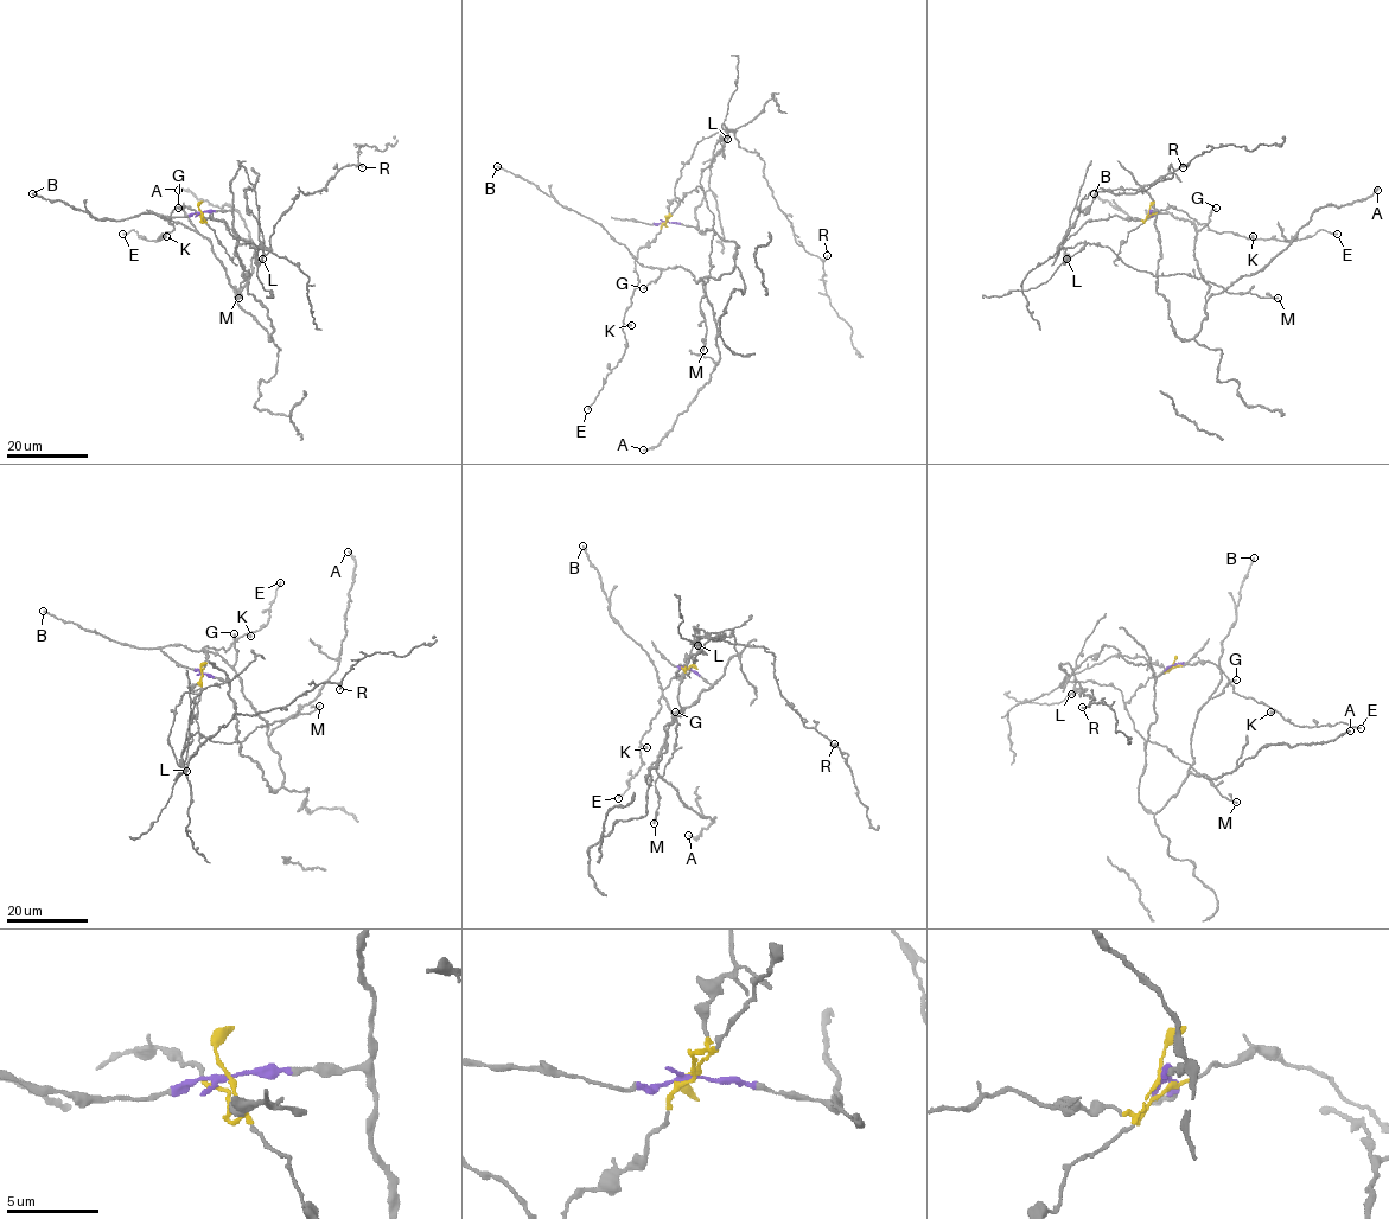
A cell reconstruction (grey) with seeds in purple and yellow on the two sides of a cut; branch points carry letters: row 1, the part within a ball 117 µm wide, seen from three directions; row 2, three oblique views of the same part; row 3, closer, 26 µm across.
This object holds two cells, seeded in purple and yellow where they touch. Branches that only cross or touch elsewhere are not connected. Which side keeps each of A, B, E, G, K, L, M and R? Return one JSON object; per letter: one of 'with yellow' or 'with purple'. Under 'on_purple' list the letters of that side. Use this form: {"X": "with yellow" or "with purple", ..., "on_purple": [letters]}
{"A": "with purple", "B": "with purple", "E": "with yellow", "G": "with purple", "K": "with yellow", "L": "with yellow", "M": "with yellow", "R": "with yellow", "on_purple": ["A", "B", "G"]}

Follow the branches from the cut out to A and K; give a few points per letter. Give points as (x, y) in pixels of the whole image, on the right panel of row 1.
A: (1149, 212), (1157, 291), (1172, 331), (1191, 339), (1206, 301), (1256, 273), (1311, 214), (1377, 190)
K: (1149, 212), (1151, 215), (1174, 206), (1210, 229), (1231, 231), (1248, 238), (1253, 235)

